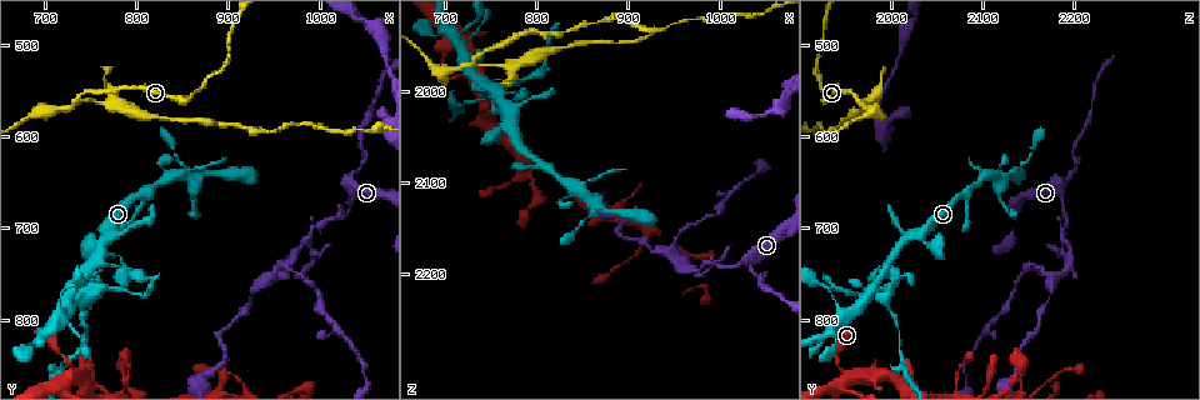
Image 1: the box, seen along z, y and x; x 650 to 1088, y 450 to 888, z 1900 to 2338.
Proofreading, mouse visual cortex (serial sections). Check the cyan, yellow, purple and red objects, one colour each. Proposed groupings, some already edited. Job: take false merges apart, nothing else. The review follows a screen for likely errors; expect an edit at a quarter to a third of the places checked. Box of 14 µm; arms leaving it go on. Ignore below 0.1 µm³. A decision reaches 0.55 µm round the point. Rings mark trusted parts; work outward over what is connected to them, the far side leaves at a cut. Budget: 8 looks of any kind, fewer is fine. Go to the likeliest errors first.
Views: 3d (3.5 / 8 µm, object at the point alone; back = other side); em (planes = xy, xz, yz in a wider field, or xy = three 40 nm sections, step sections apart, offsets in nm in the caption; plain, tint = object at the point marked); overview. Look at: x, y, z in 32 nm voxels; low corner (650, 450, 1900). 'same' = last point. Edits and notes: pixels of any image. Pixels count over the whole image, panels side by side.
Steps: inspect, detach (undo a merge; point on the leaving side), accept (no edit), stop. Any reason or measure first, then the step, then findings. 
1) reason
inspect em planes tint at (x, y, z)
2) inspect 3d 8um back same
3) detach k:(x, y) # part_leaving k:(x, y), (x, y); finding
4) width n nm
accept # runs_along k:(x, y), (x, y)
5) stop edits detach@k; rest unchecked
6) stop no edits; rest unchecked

narrows sharply
inspect 3d 8um at (750, 745, 1995)

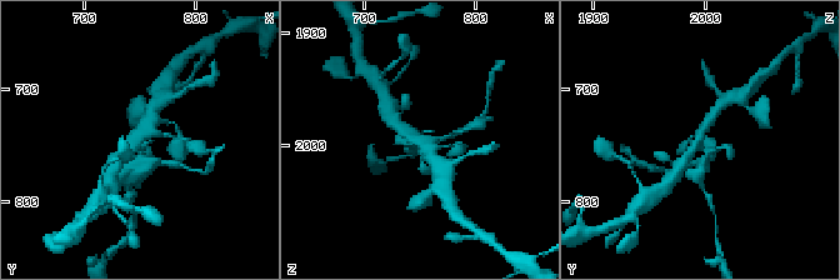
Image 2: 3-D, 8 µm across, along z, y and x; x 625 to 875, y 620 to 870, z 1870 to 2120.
zoom in
inspect 3d 3.5um at (748, 746, 1994)

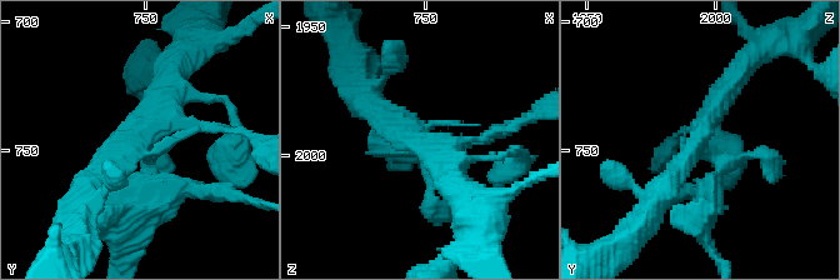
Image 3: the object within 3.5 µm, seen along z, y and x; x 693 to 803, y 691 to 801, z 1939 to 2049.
detach 3:(156, 216) # part_leaving 3:(148, 179), (118, 259); a second cell is stuck on

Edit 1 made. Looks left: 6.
inspect em xy step 3 tint at (735, 565, 1970)

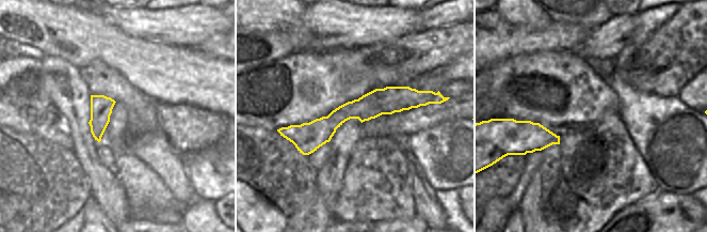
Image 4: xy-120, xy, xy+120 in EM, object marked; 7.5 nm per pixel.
inspect 3d 3.5um same

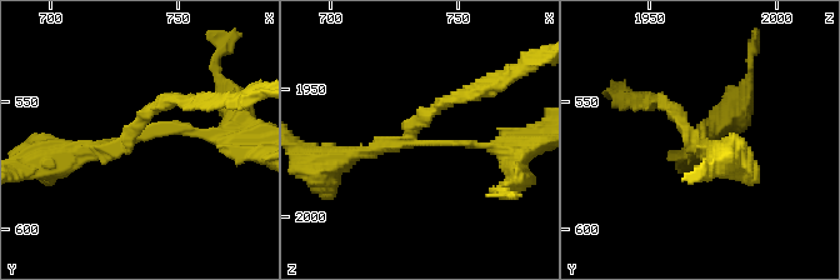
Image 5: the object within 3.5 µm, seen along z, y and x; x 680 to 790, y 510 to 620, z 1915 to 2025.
detach 5:(179, 130) # border 4:(327, 116), (335, 129); two cells meet here

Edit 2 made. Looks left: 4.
see it whole again
inspect overview

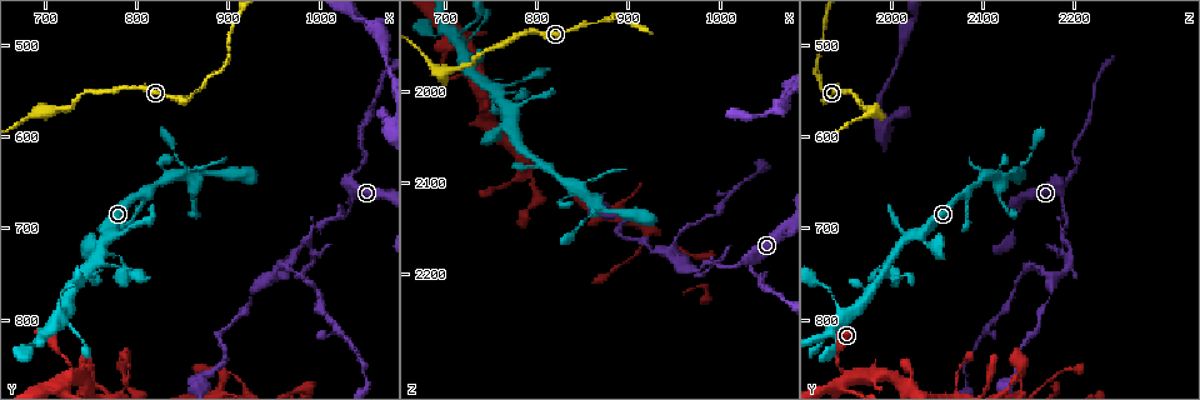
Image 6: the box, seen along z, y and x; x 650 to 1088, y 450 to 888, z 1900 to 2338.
calibre changes
inspect 3d 3.5um at (1030, 675, 2185)

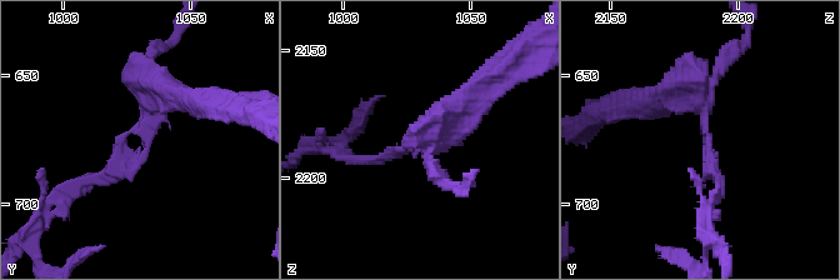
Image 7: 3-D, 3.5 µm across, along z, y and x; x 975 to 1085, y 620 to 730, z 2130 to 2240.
arm_widths 150, 350 nm; now the EM
inspect em xy step 3 tint at (1033, 679, 2186)

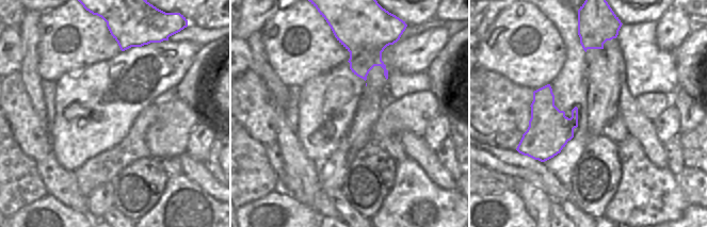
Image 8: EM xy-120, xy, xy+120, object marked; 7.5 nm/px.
another direction
inspect em xy step 2 tint same

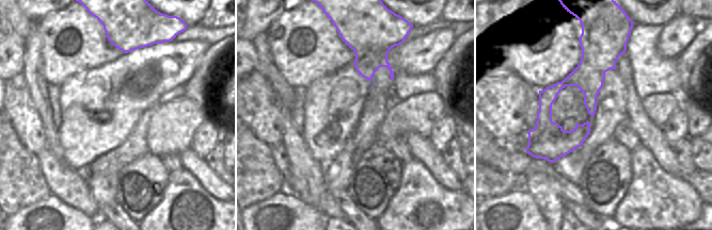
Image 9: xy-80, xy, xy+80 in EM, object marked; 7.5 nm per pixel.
detach 7:(136, 155) # part_leaving 7:(151, 115), (129, 169), (75, 184); two cells meet here

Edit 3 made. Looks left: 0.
stop edits detach@3, detach@5, detach@7; rest unchecked

